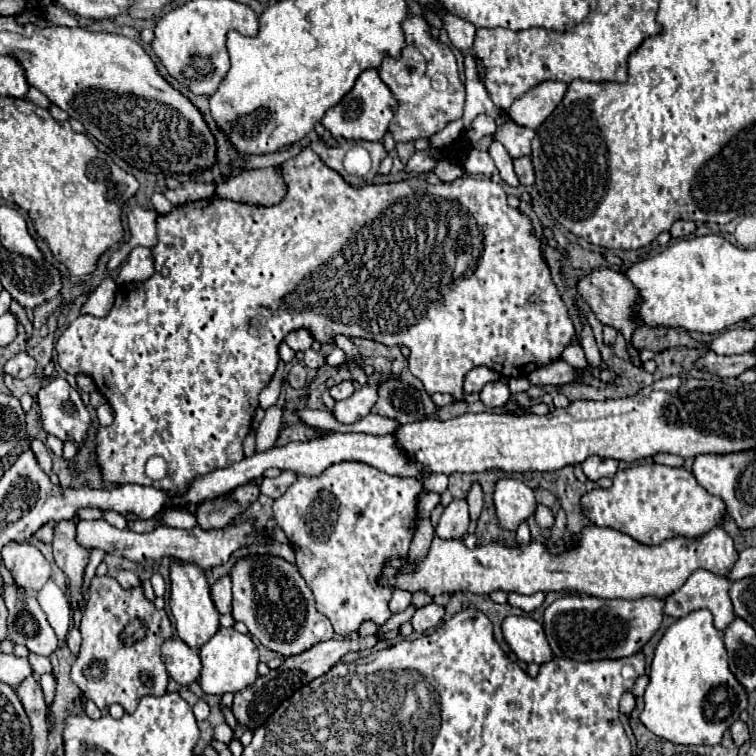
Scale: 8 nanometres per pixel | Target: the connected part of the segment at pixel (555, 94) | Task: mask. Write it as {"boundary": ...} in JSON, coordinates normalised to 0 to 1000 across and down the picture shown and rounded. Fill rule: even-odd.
{"boundary":[[[717,107],[698,118],[688,131],[683,131],[672,147],[683,165],[712,171],[722,155],[735,144],[749,123],[749,110],[743,107]]]}

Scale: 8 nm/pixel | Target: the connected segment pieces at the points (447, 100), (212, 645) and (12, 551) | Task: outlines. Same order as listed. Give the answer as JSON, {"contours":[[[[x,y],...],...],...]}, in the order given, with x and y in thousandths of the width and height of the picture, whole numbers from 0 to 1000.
{"contours":[[[[540,22],[532,30],[537,46],[537,65],[529,78],[508,78],[503,104],[516,115],[526,134],[516,176],[524,187],[569,184],[585,173],[595,160],[608,157],[614,147],[614,112],[606,104],[603,75],[593,60],[569,46],[569,36],[558,22]]],[[[291,829],[286,840],[265,856],[265,872],[267,872],[267,888],[265,888],[265,909],[275,919],[296,919],[296,917],[315,917],[323,909],[333,906],[341,896],[341,858],[333,851],[331,840],[315,837],[310,829],[296,832]]],[[[13,716],[3,726],[3,742],[19,769],[34,782],[48,784],[66,766],[66,745],[50,724],[40,718]]]]}

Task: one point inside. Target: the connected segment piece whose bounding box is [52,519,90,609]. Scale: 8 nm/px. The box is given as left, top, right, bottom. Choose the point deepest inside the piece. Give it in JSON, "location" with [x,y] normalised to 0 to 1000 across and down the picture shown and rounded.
{"location":[93,735]}

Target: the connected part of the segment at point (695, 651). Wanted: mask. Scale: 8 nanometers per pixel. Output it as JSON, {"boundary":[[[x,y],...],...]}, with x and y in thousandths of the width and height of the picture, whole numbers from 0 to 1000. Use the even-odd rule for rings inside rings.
{"boundary":[[[937,806],[915,808],[913,813],[889,824],[878,843],[873,845],[865,872],[860,880],[860,903],[852,917],[852,940],[847,943],[847,954],[870,975],[899,983],[899,985],[947,985],[955,978],[955,970],[976,951],[979,940],[989,933],[989,919],[984,909],[974,901],[974,896],[963,885],[963,869],[955,837],[942,824],[942,811]]]}

